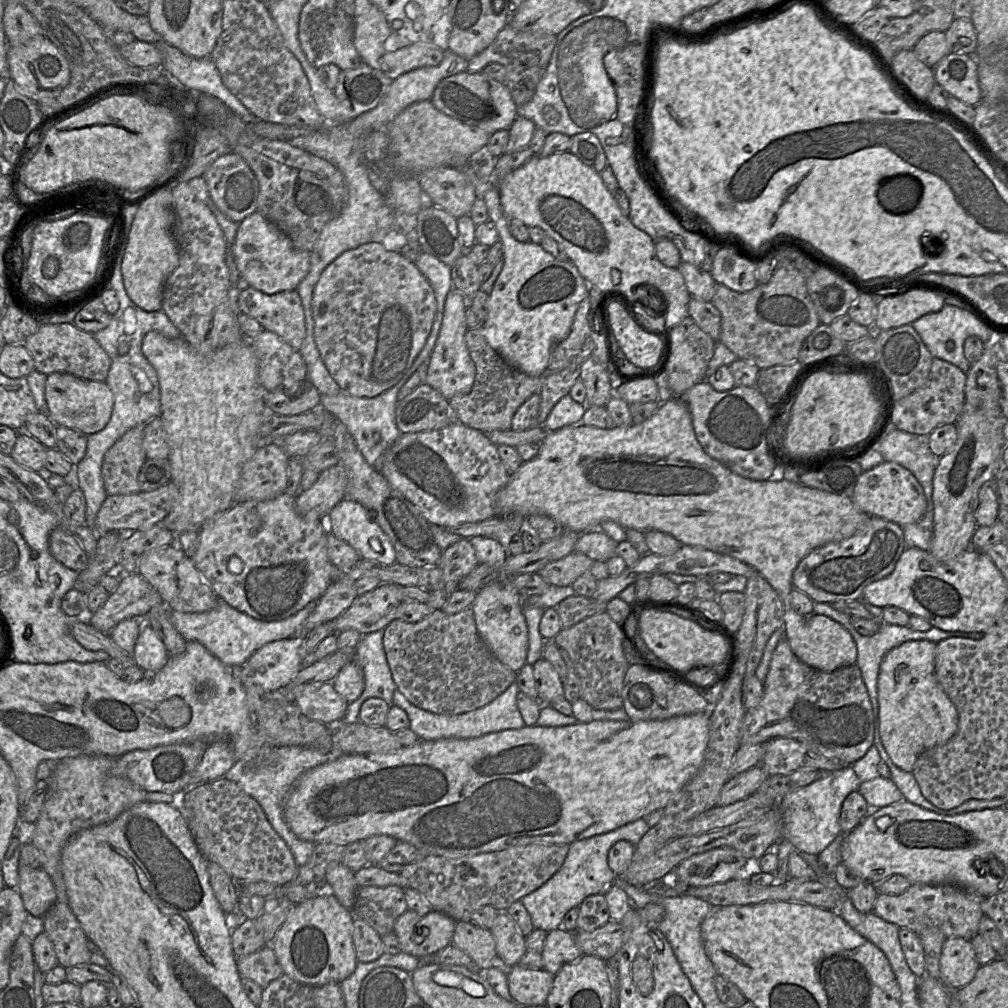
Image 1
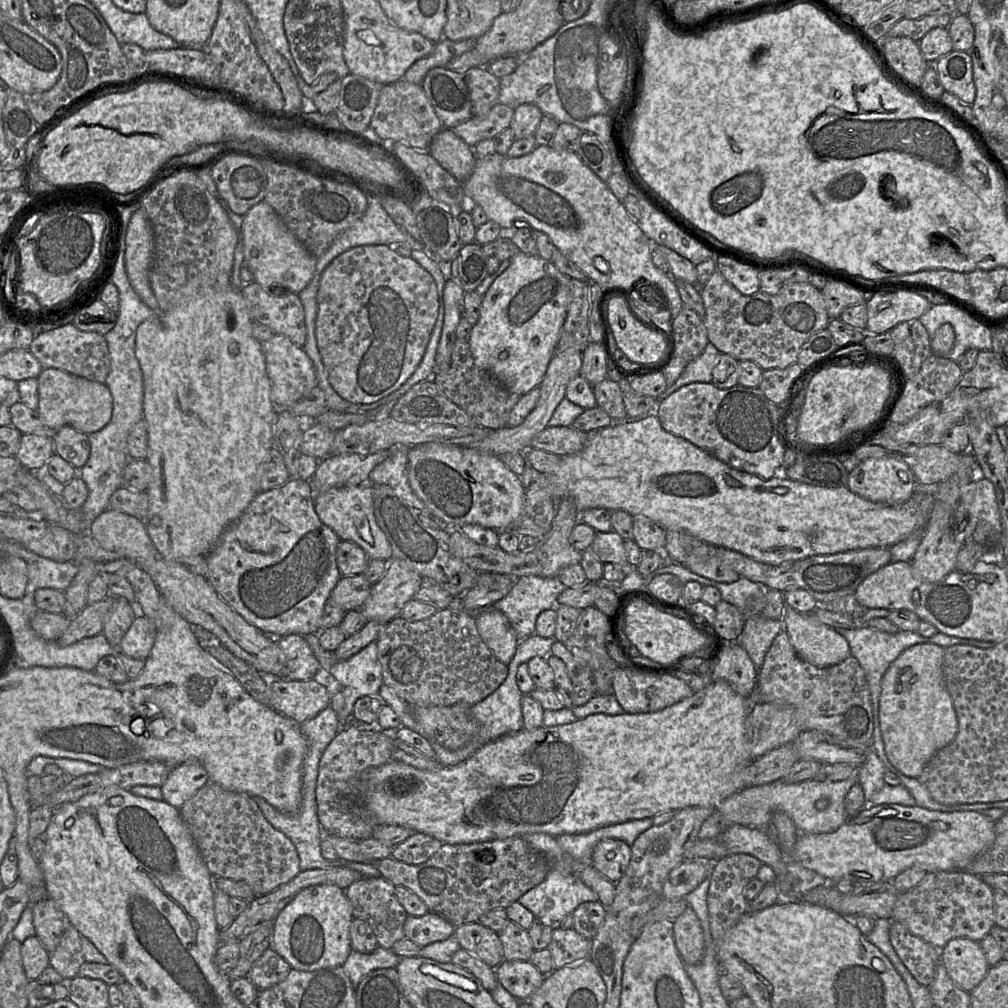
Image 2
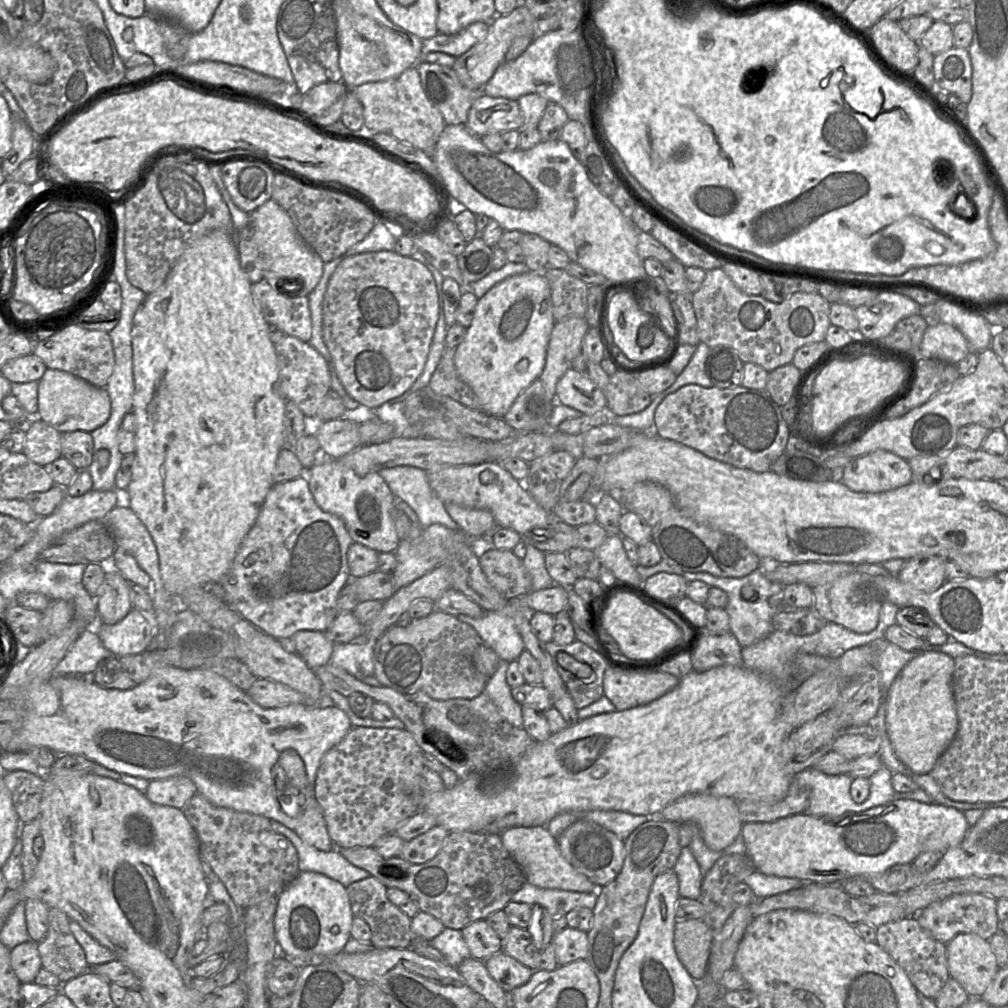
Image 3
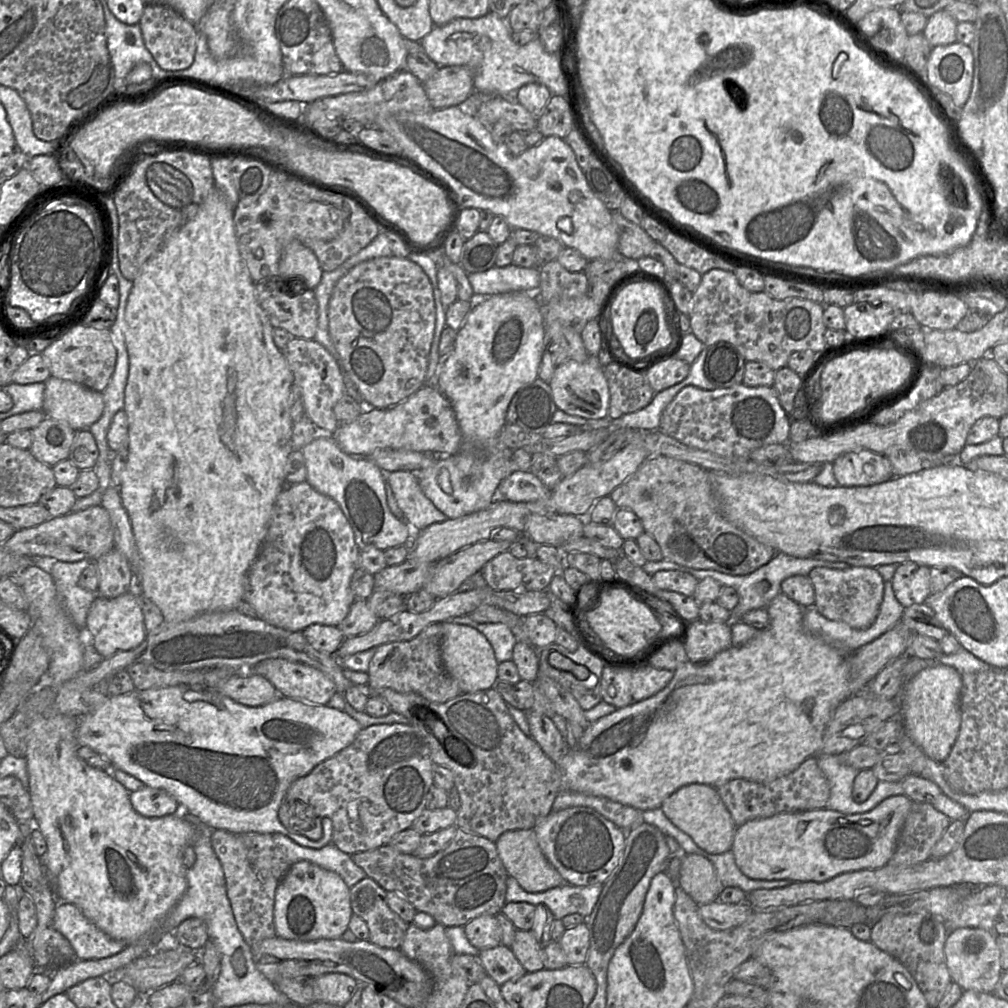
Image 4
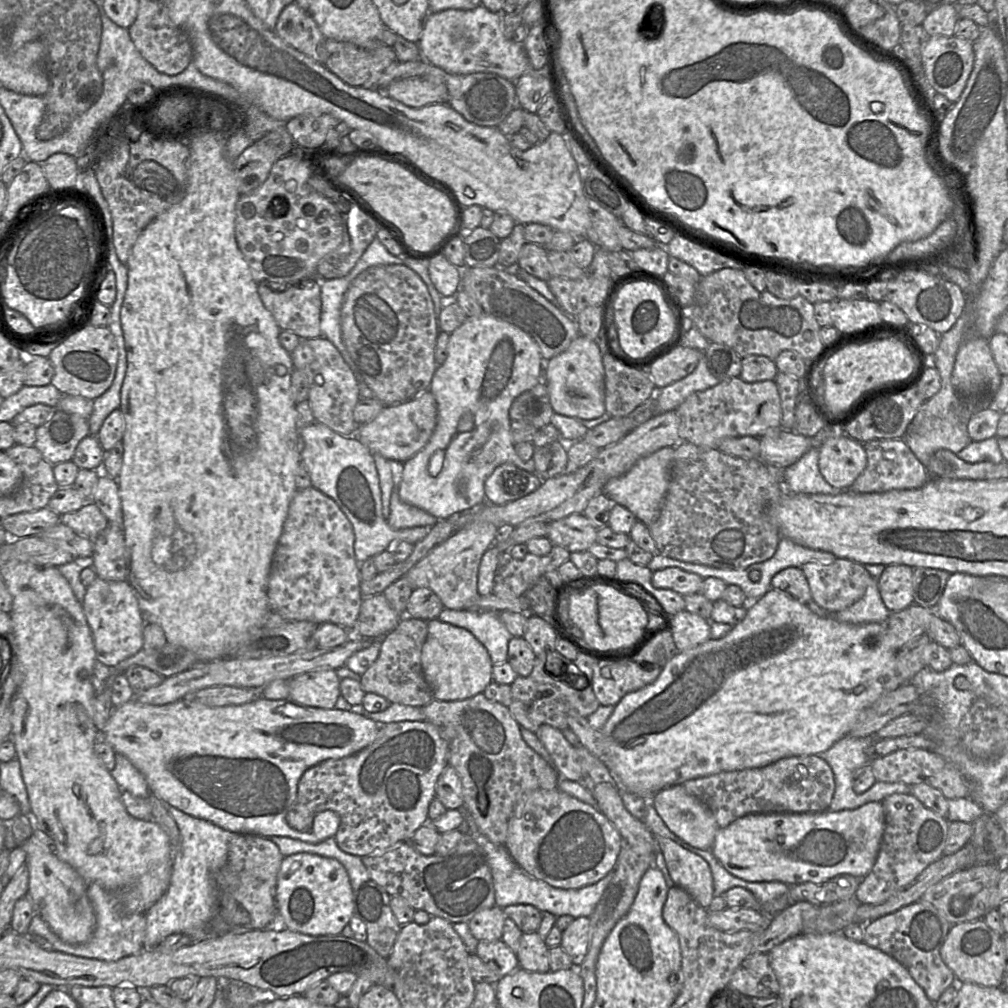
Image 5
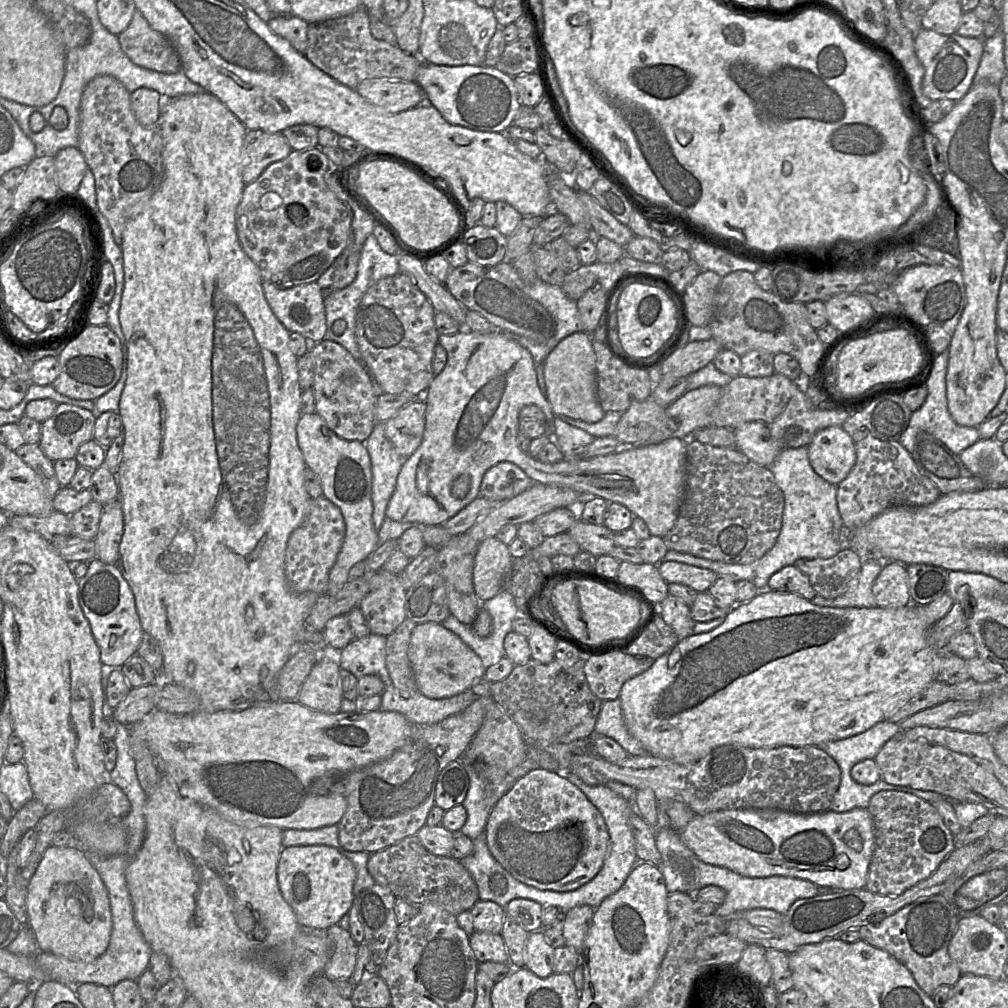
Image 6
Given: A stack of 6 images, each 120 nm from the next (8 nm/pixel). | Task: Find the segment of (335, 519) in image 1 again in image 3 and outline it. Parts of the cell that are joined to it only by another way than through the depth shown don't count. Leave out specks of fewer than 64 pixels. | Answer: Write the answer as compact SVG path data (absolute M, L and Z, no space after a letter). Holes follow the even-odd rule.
M320 458L306 471L309 490L316 504L342 519L354 542L378 553L394 552L401 540L395 528L394 495L388 485L377 472L359 476L336 460Z

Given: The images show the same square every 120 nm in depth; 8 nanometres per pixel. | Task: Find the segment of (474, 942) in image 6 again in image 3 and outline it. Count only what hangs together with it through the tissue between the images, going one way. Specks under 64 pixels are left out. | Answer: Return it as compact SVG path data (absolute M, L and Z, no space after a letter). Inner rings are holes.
M502 950L483 962L489 975L506 993L527 983L533 974L532 969L508 956Z

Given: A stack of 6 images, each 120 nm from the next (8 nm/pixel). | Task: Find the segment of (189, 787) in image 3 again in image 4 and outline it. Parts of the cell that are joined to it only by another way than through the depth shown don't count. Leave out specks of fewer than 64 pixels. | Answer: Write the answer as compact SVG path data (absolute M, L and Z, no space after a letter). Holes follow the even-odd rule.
M146 785L130 792L130 801L137 813L148 818L172 815L182 810L176 799L169 793Z

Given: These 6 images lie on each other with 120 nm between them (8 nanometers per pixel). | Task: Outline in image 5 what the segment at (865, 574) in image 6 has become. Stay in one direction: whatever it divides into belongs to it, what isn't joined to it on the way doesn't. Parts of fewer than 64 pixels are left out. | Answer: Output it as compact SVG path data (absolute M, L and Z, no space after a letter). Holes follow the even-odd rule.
M873 577L863 597L847 609L837 613L830 613L813 600L807 605L817 616L832 616L833 619L839 622L851 624L886 623L891 615L881 598L878 580Z

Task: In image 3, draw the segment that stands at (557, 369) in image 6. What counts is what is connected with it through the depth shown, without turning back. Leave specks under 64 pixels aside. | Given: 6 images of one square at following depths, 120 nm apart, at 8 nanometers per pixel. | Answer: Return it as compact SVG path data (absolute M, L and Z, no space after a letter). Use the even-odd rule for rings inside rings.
M569 368L557 382L555 400L584 415L594 415L606 411L604 392L573 368Z

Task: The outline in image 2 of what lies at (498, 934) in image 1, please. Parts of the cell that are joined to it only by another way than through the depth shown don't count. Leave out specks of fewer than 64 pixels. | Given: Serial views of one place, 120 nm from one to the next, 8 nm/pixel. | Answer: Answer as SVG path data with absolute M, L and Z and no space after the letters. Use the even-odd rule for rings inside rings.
M509 920L497 934L502 942L504 960L530 961L535 950L527 930Z

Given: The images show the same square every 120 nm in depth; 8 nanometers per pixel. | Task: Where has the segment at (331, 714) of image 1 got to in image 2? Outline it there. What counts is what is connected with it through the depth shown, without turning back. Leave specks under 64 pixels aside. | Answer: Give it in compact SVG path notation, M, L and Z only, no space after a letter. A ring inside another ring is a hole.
M269 679L275 711L302 724L330 705L327 688L315 679Z

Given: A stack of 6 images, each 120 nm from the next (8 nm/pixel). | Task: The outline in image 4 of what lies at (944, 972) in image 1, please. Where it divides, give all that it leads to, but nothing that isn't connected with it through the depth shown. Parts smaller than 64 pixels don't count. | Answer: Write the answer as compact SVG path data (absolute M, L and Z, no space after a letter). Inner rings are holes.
M957 928L949 931L944 945L946 965L952 981L963 991L974 990L994 993L1003 970L1001 969L1000 950L996 935L992 931L979 928Z

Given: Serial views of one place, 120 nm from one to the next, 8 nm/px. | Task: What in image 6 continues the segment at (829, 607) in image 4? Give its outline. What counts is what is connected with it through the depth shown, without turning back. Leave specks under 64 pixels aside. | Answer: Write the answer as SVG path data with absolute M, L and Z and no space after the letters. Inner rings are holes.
M845 547L829 559L799 559L794 566L808 576L818 595L834 599L847 591L864 559L856 550Z

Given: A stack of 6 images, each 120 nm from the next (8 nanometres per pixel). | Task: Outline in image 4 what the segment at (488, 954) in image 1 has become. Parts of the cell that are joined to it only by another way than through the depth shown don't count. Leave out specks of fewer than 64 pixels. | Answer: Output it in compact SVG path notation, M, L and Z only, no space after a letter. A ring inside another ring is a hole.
M481 915L464 926L468 941L479 951L501 944L501 928L495 916Z

